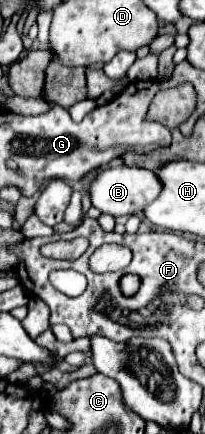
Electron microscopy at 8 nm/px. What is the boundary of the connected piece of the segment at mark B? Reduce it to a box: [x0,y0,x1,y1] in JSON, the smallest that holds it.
[90,167,162,217]

